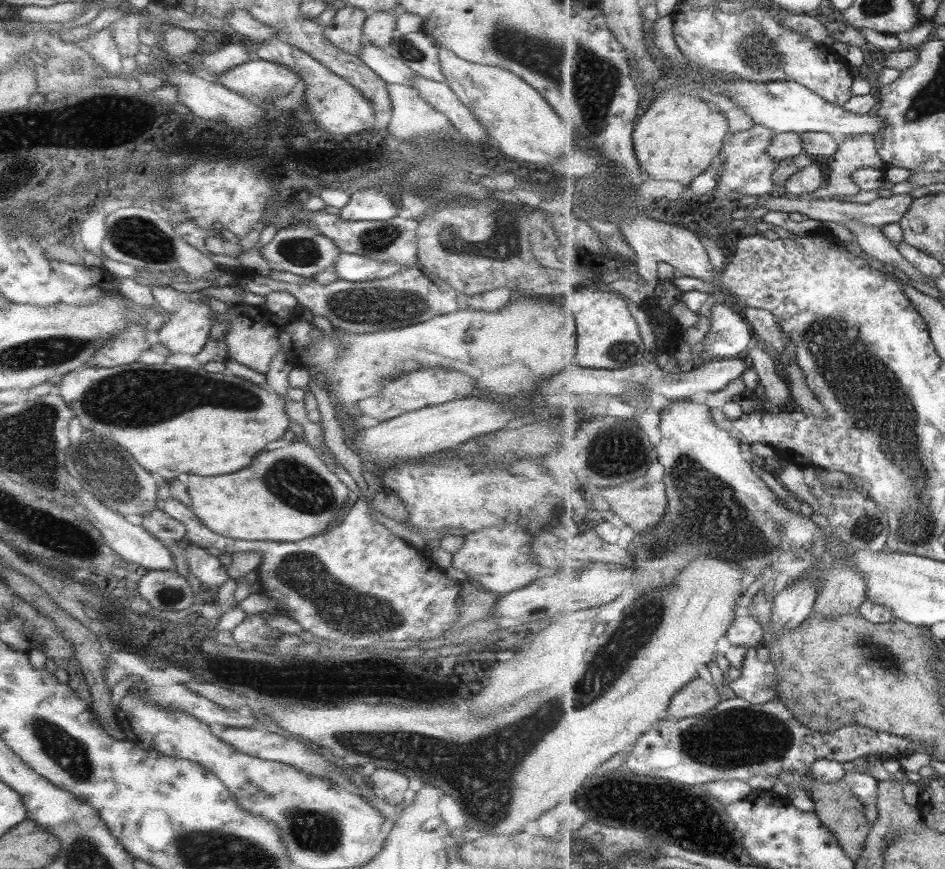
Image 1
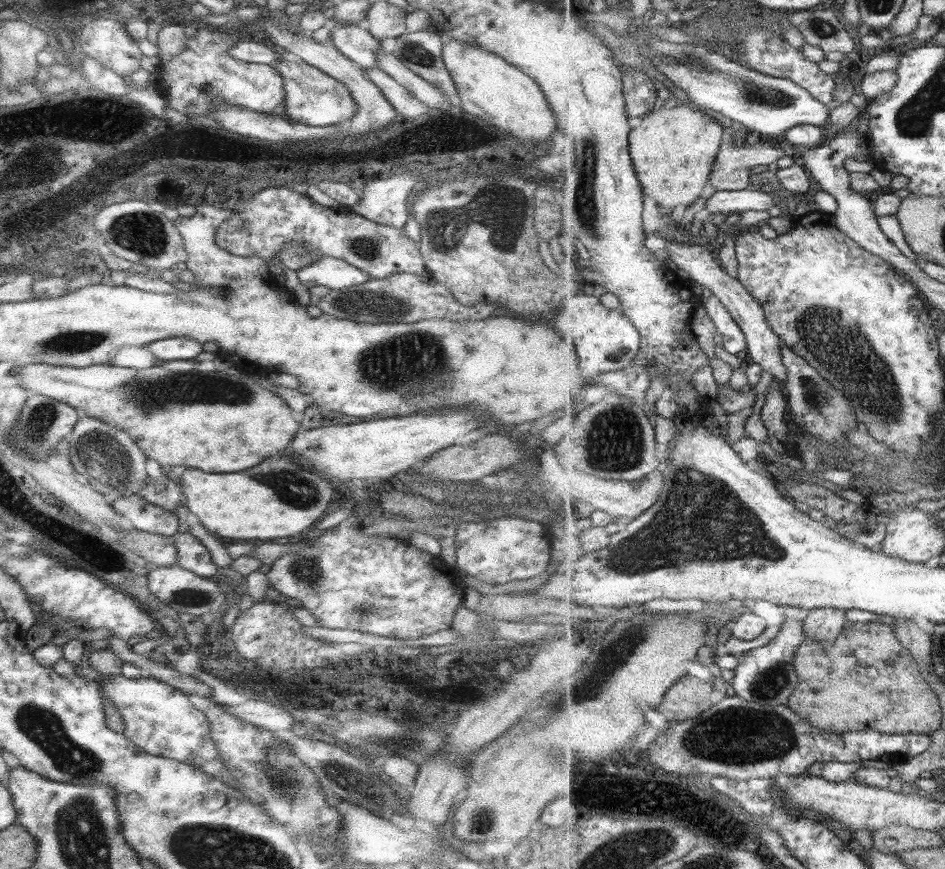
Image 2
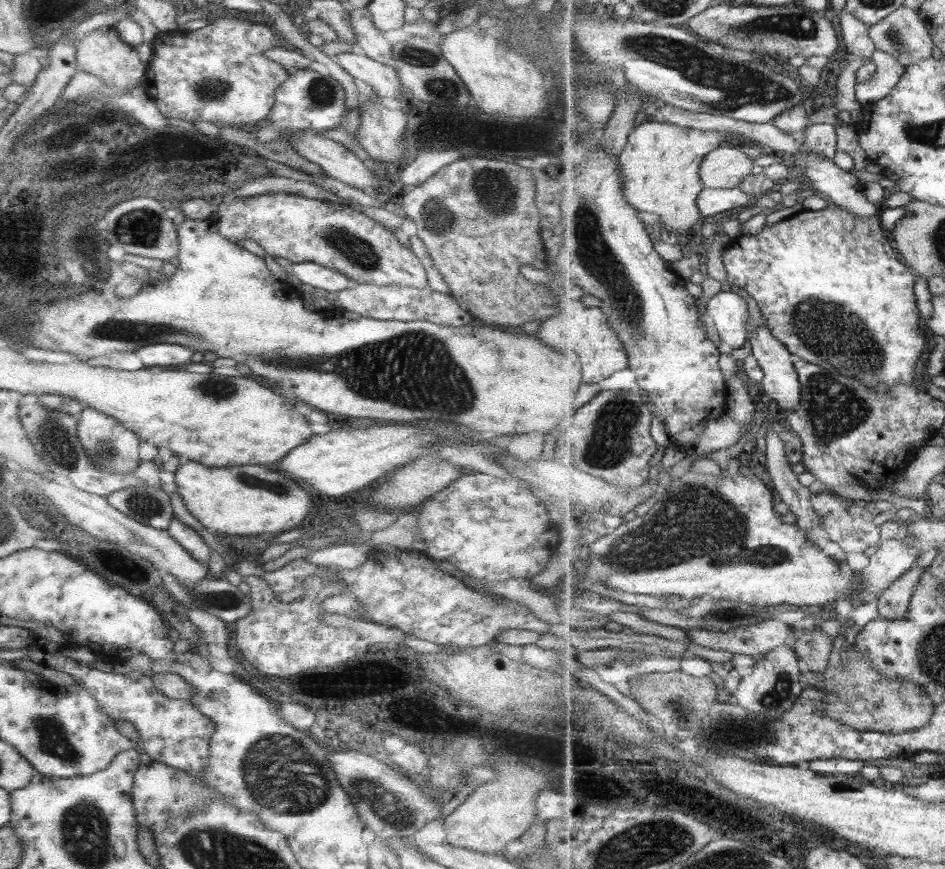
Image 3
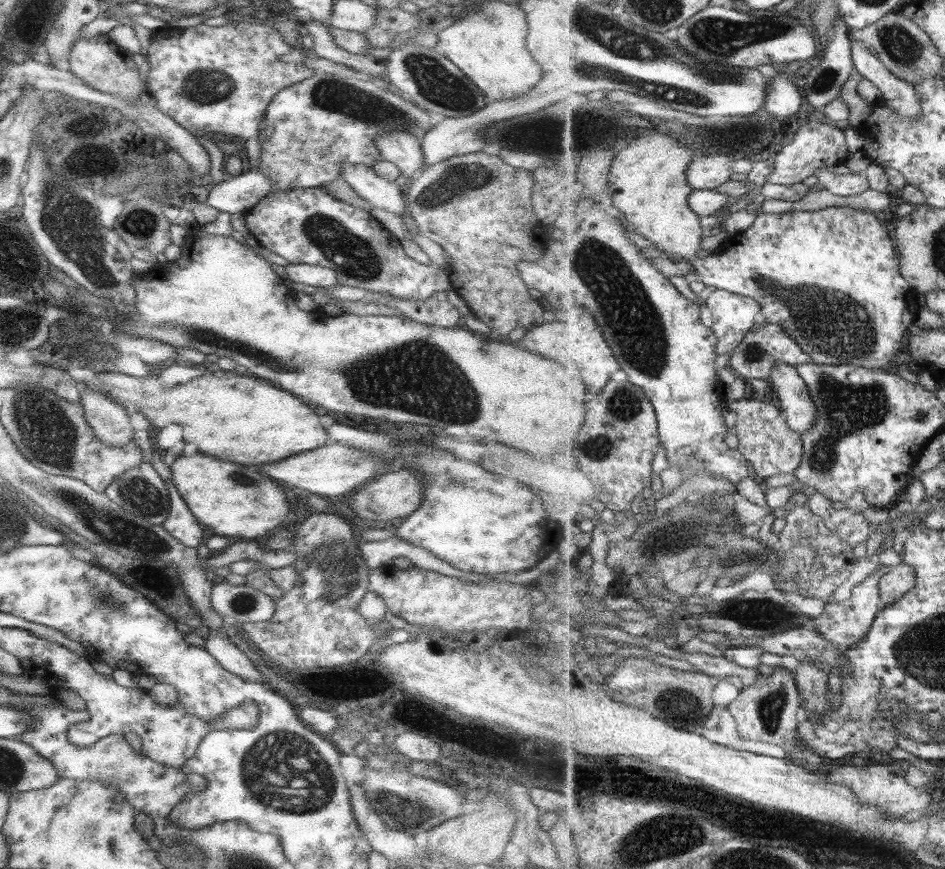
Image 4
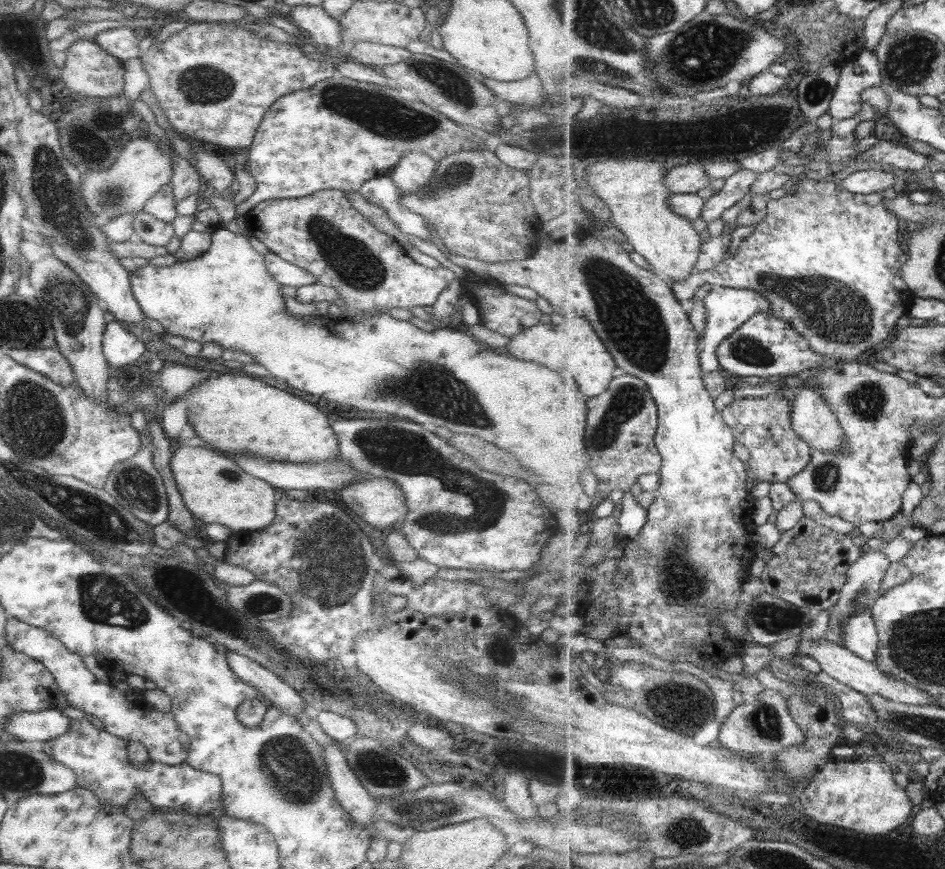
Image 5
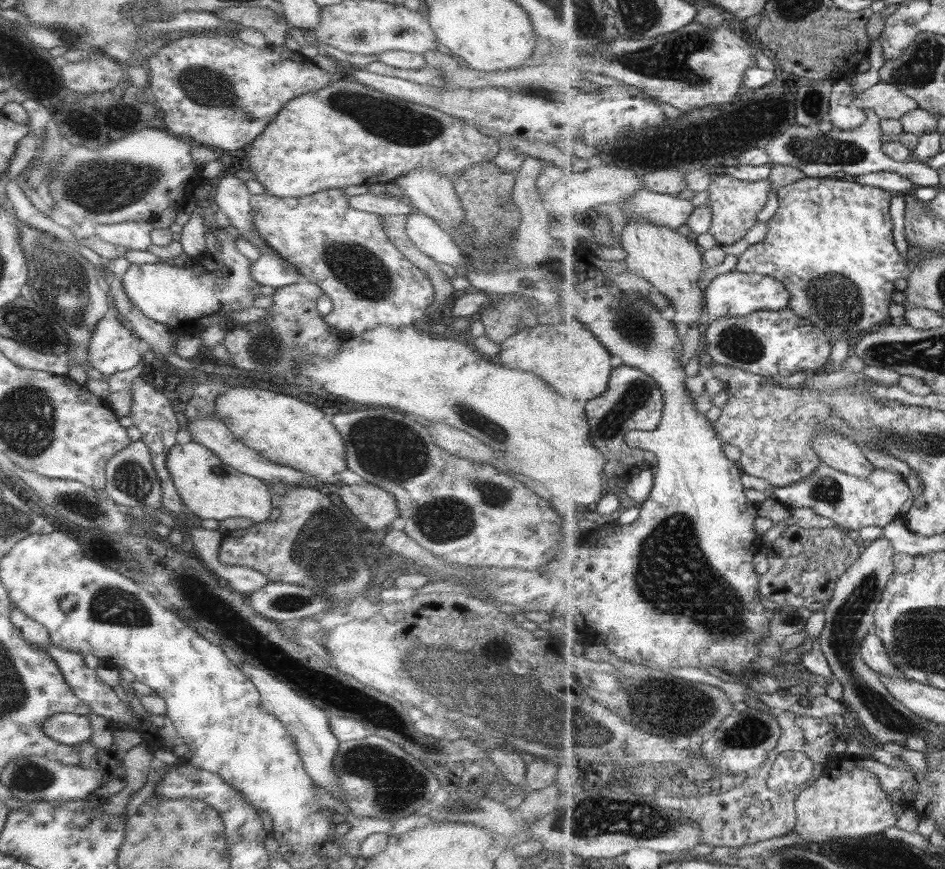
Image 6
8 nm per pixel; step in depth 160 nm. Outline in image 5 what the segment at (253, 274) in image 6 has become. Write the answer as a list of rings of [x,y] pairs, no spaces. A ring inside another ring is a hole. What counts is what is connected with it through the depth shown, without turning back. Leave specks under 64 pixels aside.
[[[268,253],[264,255],[263,262],[265,271],[273,281],[279,286],[289,286],[291,288],[300,288],[309,284],[315,284],[315,279],[309,272],[279,259],[275,254]]]

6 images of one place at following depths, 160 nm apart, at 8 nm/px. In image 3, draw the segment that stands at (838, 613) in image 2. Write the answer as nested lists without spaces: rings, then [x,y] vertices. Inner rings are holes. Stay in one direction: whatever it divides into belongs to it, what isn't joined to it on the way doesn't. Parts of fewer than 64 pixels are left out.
[[[827,620],[810,632],[805,630],[797,634],[797,639],[792,644],[805,670],[826,671],[833,654],[833,640],[841,631],[839,623]]]

